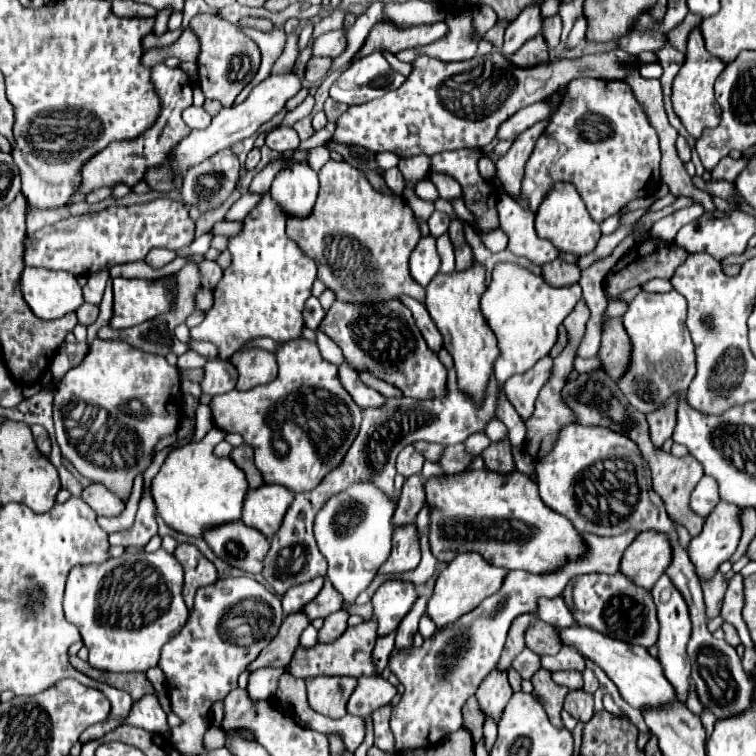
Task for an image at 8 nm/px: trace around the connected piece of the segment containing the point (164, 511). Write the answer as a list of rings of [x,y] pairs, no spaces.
[[[212,428],[206,438],[198,444],[186,444],[180,446],[176,450],[172,450],[166,458],[166,462],[162,464],[160,472],[154,476],[152,480],[152,496],[158,508],[158,516],[174,530],[186,534],[186,536],[194,536],[194,538],[202,538],[206,530],[212,530],[216,526],[228,524],[228,522],[236,522],[242,516],[242,506],[244,506],[244,498],[248,492],[248,482],[246,482],[246,474],[242,474],[242,470],[238,470],[238,466],[234,466],[232,458],[218,458],[212,454],[212,448],[224,438],[224,432],[218,428]]]

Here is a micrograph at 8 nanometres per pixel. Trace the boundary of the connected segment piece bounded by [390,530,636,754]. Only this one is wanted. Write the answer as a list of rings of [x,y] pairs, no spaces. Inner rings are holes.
[[[628,530],[612,538],[600,538],[594,534],[582,534],[588,544],[588,554],[576,562],[566,564],[564,568],[548,574],[530,574],[524,570],[512,570],[502,588],[486,598],[476,610],[458,618],[450,626],[436,630],[434,636],[426,638],[420,648],[410,648],[404,652],[394,650],[390,658],[390,668],[404,686],[400,702],[392,708],[390,728],[394,732],[394,750],[416,750],[438,746],[448,734],[462,726],[462,706],[476,694],[482,678],[494,670],[498,664],[500,652],[504,648],[506,632],[512,620],[524,612],[536,612],[536,602],[542,596],[554,598],[560,596],[570,578],[588,572],[614,574],[620,568],[620,558],[624,550],[634,540],[636,532]]]

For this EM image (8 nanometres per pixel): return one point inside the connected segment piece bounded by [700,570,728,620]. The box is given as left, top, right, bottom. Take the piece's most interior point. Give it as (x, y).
(714, 590)

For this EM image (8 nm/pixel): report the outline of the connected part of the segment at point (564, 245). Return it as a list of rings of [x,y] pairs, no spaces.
[[[556,184],[550,194],[546,194],[546,200],[536,212],[536,232],[540,238],[554,242],[560,252],[570,252],[576,256],[590,254],[602,236],[600,226],[590,218],[582,198],[572,184]]]

